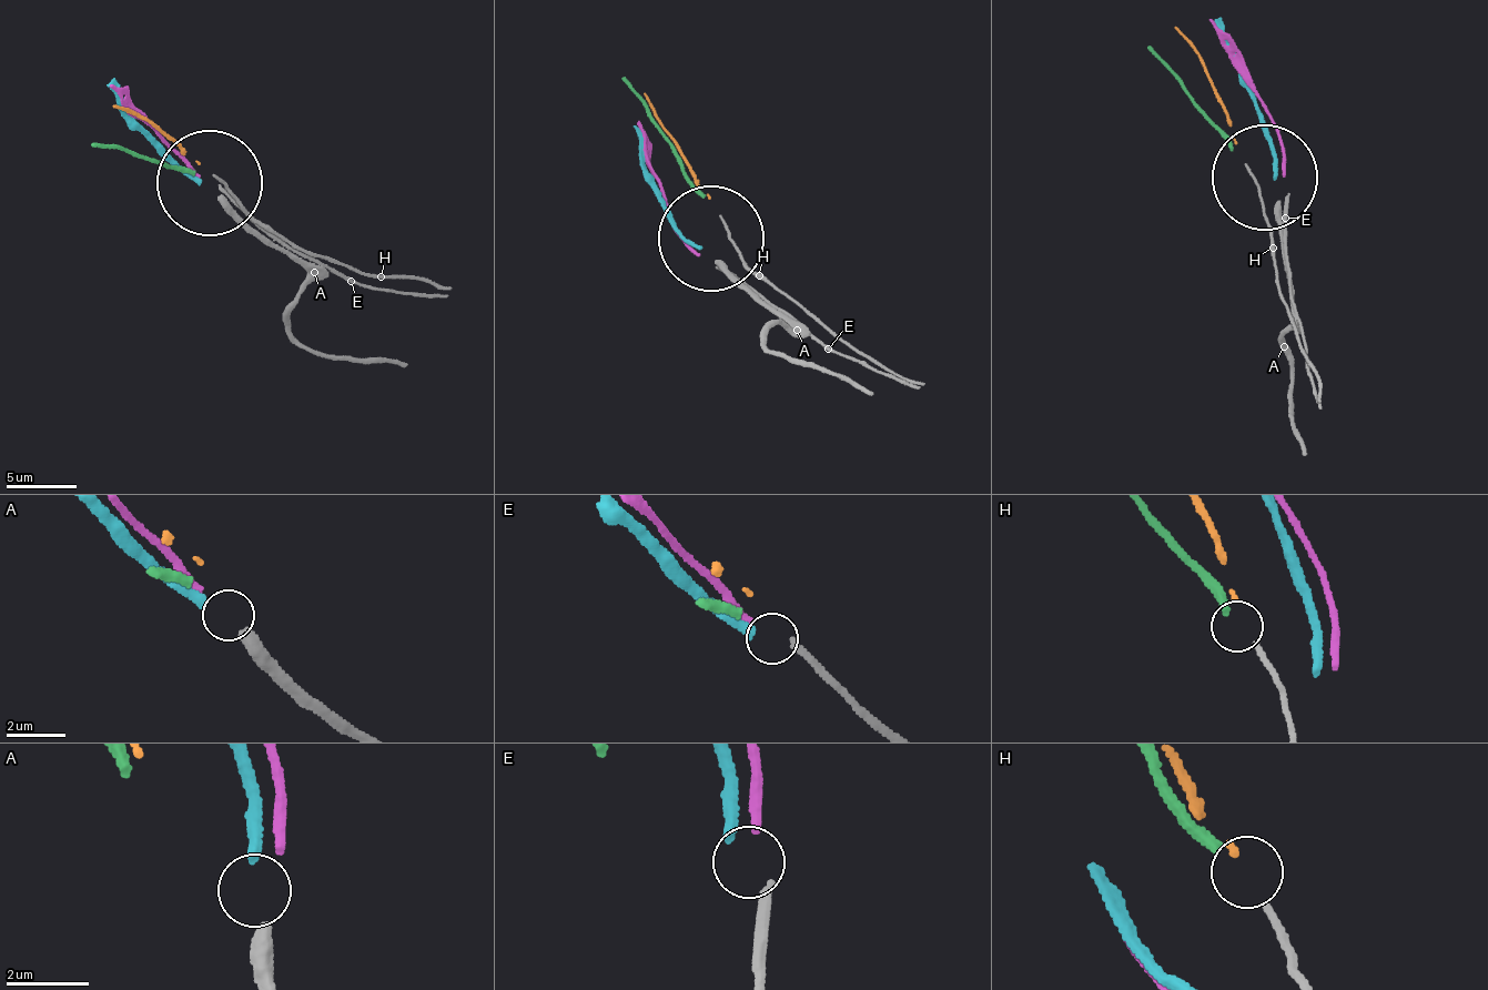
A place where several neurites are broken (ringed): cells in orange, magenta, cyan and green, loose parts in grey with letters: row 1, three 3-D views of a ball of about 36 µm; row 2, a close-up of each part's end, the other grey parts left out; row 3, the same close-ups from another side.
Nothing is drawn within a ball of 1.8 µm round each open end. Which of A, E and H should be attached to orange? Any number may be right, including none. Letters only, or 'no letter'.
H

